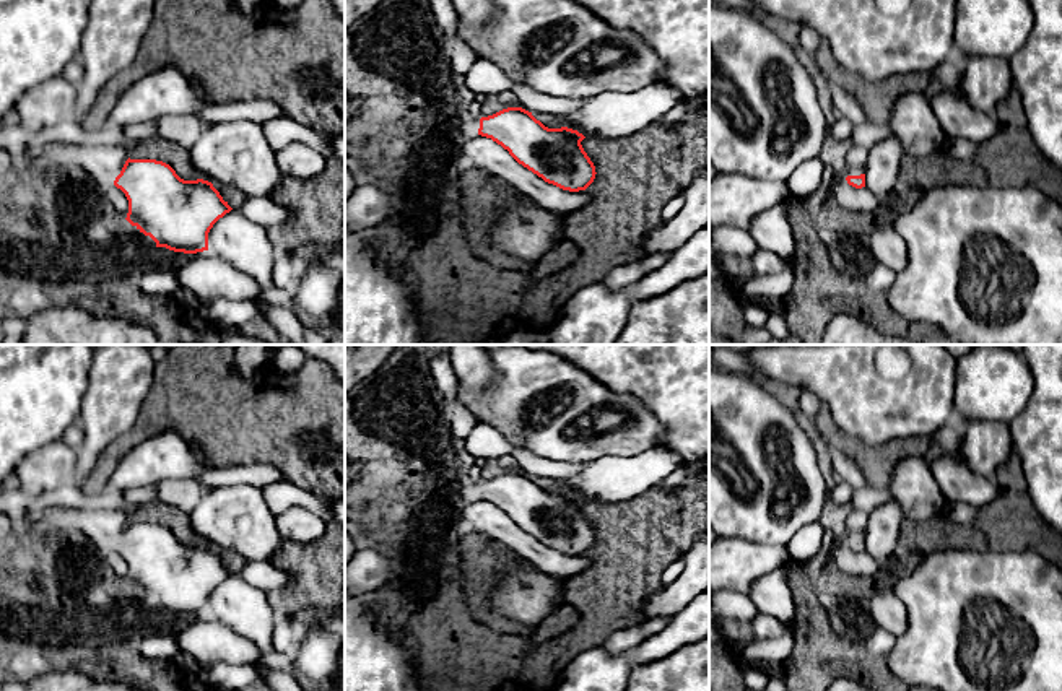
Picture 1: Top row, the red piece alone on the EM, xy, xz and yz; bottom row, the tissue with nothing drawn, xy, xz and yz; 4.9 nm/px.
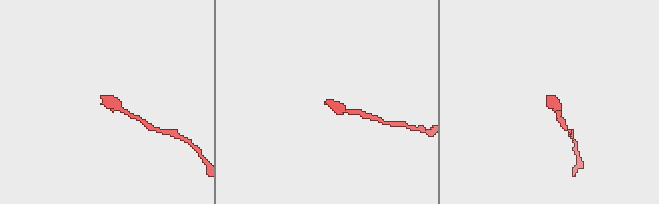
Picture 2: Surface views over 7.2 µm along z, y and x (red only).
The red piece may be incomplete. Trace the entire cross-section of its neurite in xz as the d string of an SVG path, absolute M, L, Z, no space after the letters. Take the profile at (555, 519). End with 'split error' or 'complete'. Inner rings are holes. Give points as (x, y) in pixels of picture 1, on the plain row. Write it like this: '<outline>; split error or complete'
M507 472L480 485L455 480L454 496L459 502L477 498L491 502L519 528L563 554L585 554L597 538L581 509L582 498L568 491L548 493L522 472Z; split error

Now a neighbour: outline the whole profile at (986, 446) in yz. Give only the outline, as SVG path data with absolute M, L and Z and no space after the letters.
M955 419L963 429L958 457L976 475L995 480L997 470L1015 452L1010 421Z

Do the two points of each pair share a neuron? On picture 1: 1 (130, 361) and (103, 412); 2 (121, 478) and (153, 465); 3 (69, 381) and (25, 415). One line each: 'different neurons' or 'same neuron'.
1: same neuron
2: same neuron
3: same neuron

